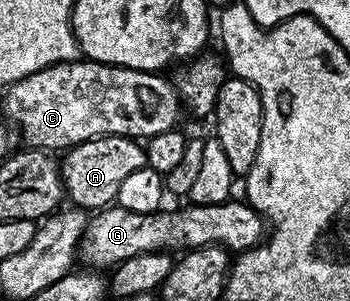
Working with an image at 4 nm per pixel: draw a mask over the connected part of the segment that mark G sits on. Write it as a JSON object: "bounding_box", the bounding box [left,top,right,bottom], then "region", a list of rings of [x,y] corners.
{"bounding_box":[80,199,264,271],"region":[[[231,199],[224,203],[215,205],[195,205],[187,204],[187,209],[182,209],[179,213],[166,213],[159,211],[156,213],[137,213],[117,207],[107,207],[89,218],[86,226],[86,233],[82,236],[80,246],[80,261],[83,266],[94,271],[106,271],[111,267],[116,267],[122,261],[132,259],[132,255],[141,253],[160,253],[163,251],[189,251],[199,249],[205,245],[220,245],[227,251],[235,254],[245,253],[248,249],[255,249],[264,240],[264,218],[261,213],[256,212],[245,200]]]}

